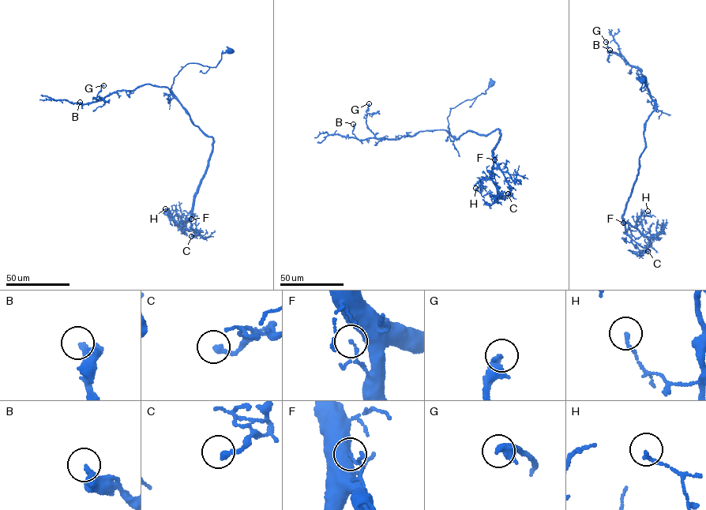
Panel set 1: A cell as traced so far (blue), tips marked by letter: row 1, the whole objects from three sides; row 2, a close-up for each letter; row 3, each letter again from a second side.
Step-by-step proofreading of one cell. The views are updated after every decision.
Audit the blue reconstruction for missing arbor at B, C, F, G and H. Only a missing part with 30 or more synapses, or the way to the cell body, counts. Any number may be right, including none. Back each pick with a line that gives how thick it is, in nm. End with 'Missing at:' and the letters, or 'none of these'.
Missing at: none of these

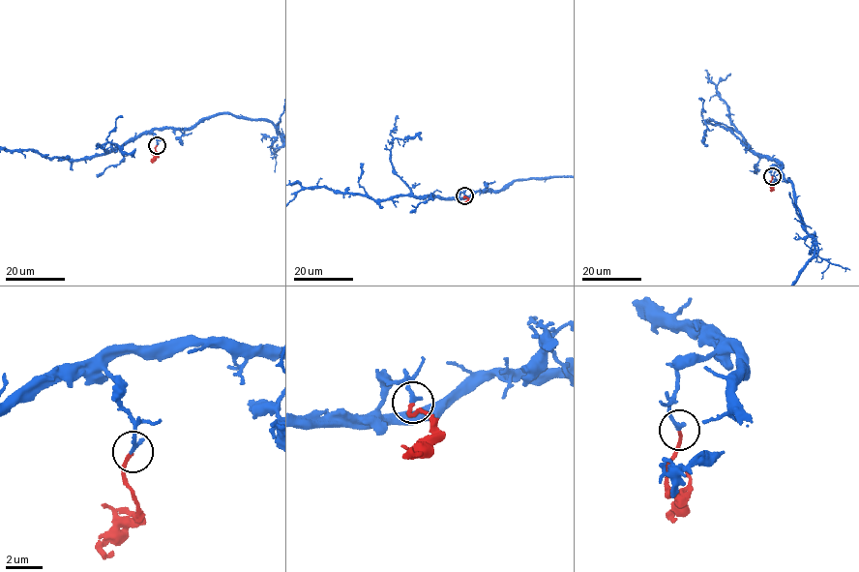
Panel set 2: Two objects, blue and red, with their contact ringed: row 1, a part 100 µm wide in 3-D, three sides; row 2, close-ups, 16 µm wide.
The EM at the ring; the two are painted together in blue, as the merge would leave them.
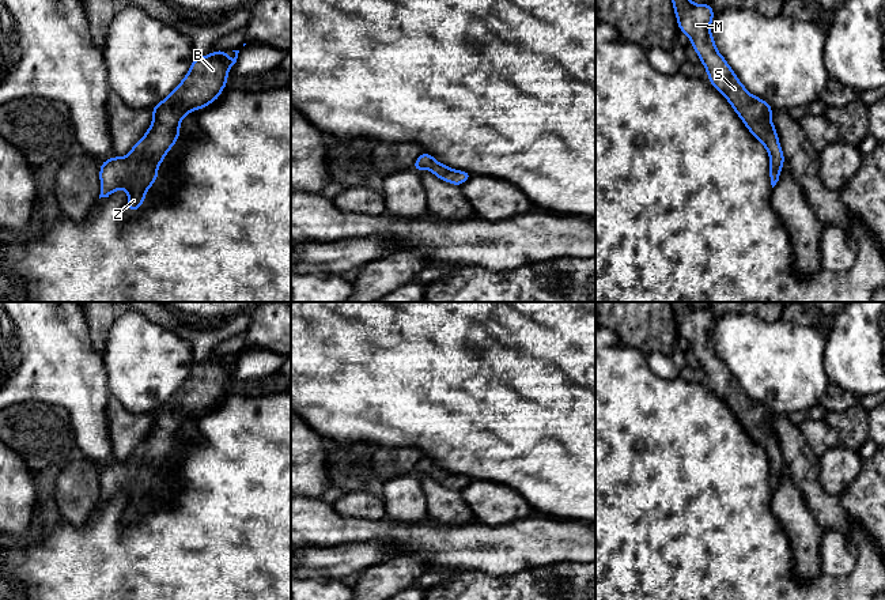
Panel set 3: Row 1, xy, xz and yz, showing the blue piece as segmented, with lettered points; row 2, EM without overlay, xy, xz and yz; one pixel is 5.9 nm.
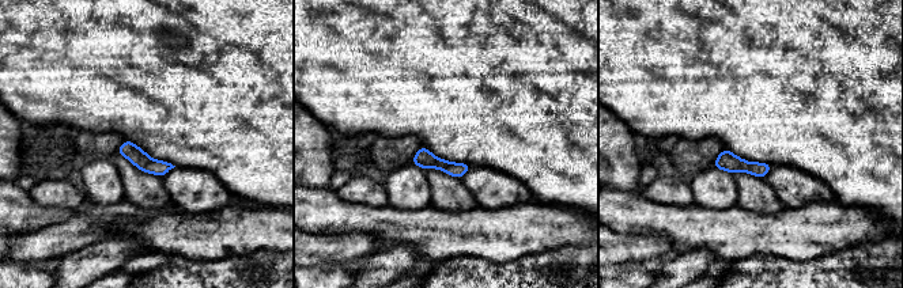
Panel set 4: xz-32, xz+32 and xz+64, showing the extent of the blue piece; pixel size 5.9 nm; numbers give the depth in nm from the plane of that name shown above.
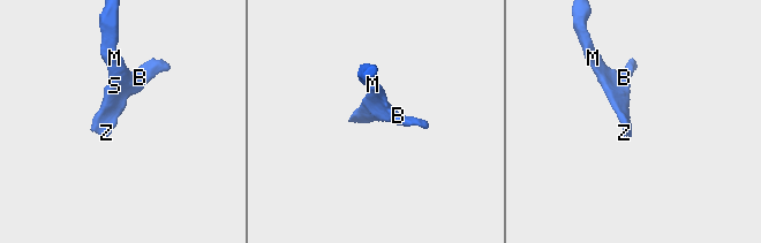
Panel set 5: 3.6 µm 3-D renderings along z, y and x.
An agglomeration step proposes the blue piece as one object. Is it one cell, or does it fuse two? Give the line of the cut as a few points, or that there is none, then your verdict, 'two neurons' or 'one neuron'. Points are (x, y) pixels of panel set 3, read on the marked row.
no cut | one neuron

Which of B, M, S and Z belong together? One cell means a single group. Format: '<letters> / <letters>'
B M S Z

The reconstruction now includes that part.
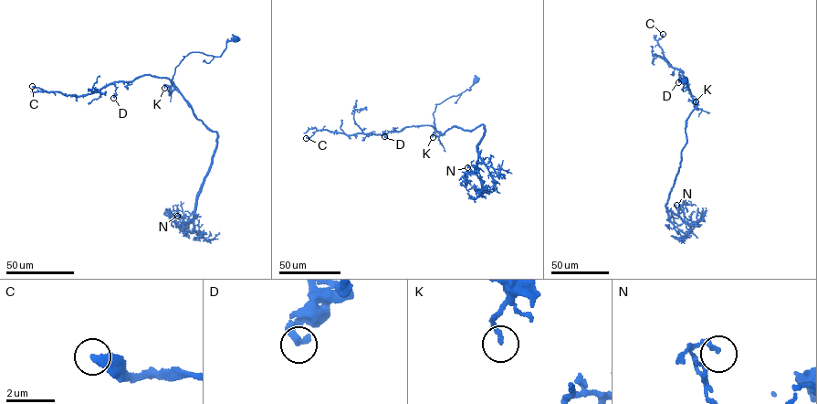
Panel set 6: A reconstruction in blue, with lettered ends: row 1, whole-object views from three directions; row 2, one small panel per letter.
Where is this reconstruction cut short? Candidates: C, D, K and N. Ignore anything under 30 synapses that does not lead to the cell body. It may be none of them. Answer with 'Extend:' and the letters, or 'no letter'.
Extend: C

